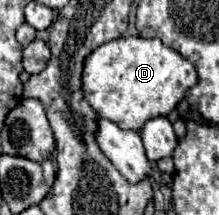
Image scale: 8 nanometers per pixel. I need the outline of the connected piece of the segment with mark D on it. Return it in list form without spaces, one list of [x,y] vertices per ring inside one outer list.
[[[121,36],[99,46],[83,68],[85,100],[101,118],[115,122],[123,130],[139,132],[143,124],[157,116],[167,116],[185,94],[197,84],[195,66],[159,38]]]

